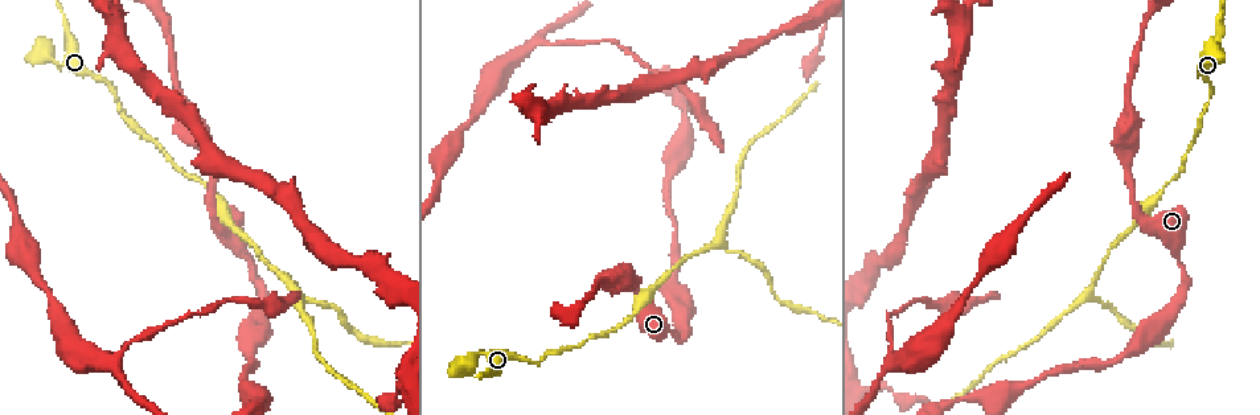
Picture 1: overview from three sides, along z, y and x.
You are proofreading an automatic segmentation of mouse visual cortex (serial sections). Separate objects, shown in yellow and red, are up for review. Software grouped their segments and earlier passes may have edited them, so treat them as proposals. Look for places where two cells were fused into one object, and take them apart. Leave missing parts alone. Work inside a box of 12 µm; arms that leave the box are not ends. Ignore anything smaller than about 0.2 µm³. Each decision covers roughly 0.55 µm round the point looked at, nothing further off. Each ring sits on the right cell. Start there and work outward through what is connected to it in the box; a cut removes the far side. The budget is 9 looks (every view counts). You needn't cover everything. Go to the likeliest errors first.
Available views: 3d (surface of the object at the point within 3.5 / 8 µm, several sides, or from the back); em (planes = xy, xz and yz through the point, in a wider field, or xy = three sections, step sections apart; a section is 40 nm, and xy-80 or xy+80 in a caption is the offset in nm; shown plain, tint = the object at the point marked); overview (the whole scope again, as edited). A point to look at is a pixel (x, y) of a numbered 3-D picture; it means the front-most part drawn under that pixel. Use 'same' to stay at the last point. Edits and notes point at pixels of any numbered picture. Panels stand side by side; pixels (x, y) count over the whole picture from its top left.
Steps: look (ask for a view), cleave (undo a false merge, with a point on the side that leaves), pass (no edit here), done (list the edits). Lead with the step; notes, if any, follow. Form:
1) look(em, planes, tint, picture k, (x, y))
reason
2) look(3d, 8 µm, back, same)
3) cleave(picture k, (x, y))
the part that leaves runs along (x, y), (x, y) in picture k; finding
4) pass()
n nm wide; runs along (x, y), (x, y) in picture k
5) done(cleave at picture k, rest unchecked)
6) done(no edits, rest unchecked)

look(3d, 3.5 µm, picture 1, (63, 25))
calibre changes

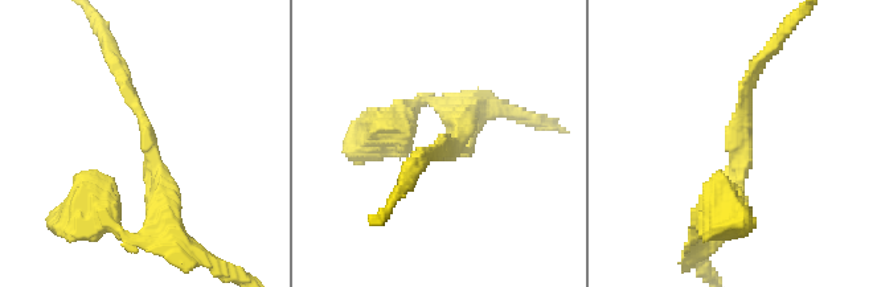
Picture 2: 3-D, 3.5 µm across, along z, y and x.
look(em, xy, step 1, tint, picture 2, (730, 142))
arms of 150, 300 nm

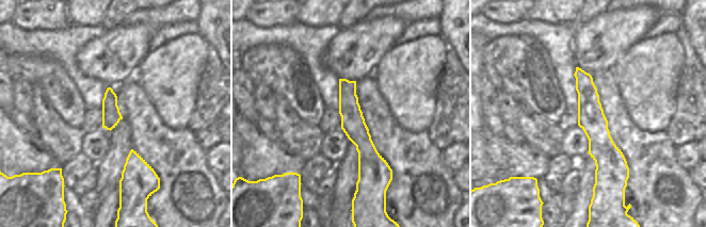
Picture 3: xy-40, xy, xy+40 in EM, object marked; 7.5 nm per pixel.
pass()
runs along (578, 70), (603, 150), (603, 182) in picture 3; continuous, no second cell

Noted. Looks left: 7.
look(3d, 3.5 µm, picture 1, (723, 240))
thick turns thin

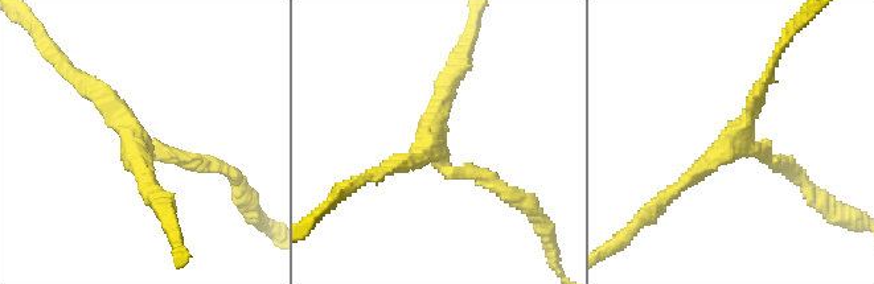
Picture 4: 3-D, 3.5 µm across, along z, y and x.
look(em, xy, step 1, tint, picture 4, (133, 139))
3 arms; arms of 150, 200, 200 nm

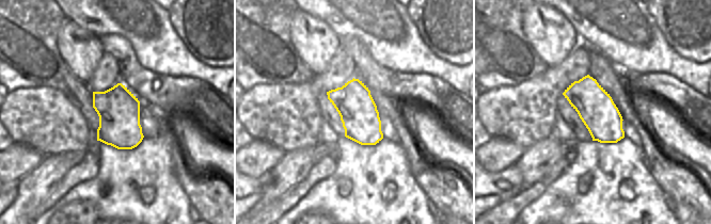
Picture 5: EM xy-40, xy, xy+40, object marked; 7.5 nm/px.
pass()
runs along (767, 78), (730, 147), (672, 192) in picture 4; all the same cell

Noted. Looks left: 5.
look(3d, 3.5 µm, picture 1, (773, 293))
narrows sharply

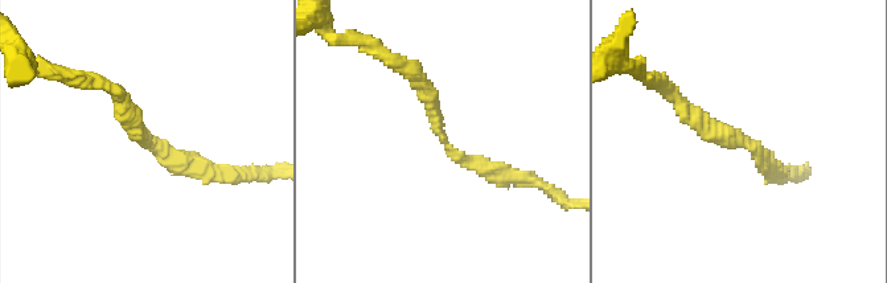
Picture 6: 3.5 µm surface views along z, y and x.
look(em, xy, step 1, tint, picture 6, (149, 141))
now the EM

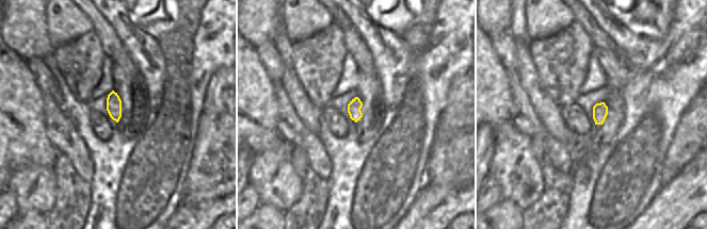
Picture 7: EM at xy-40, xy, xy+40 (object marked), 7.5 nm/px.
pass()
arms of 200, 250 nm; runs along (417, 74), (448, 148), (513, 176) in picture 6; one cell here

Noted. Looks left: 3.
look(3d, 8 µm, picture 1, (262, 298))
thick turns thin

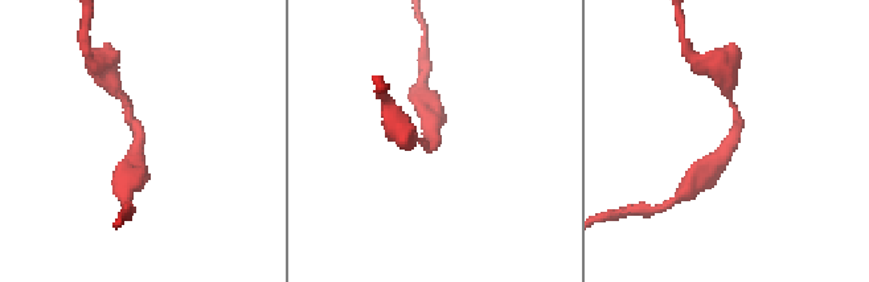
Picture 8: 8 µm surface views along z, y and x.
look(em, xy, step 3, tint, picture 8, (138, 140))
arms of 200, 500 nm

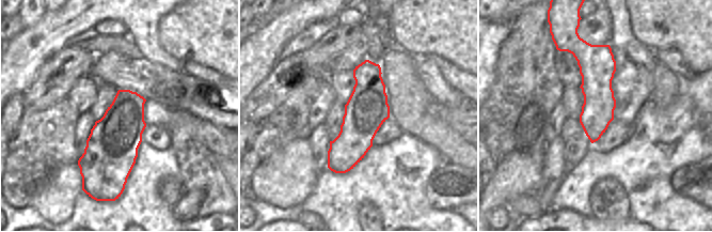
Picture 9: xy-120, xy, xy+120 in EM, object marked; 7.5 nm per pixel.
pass()
continuous, no second cell

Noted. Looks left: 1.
done(no edits, rest unchecked)

